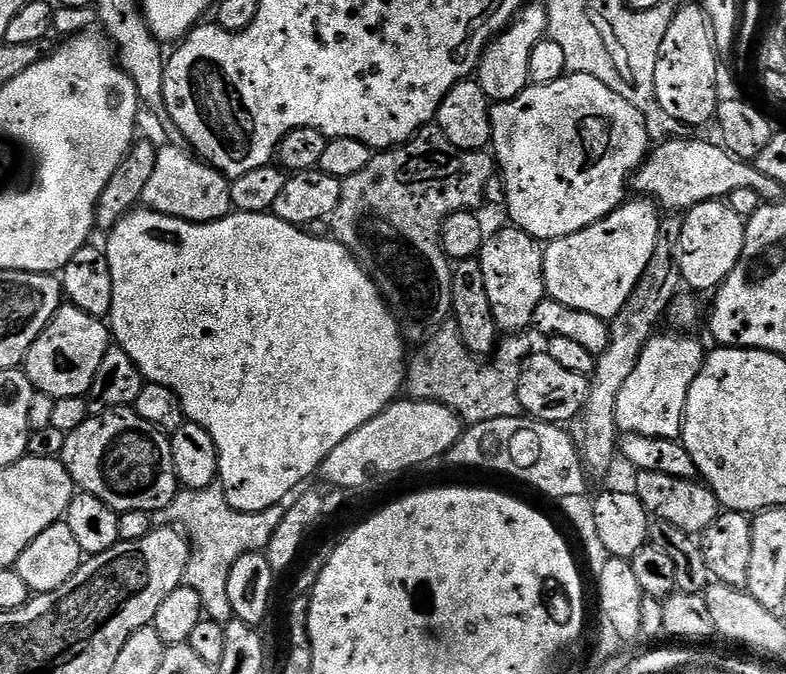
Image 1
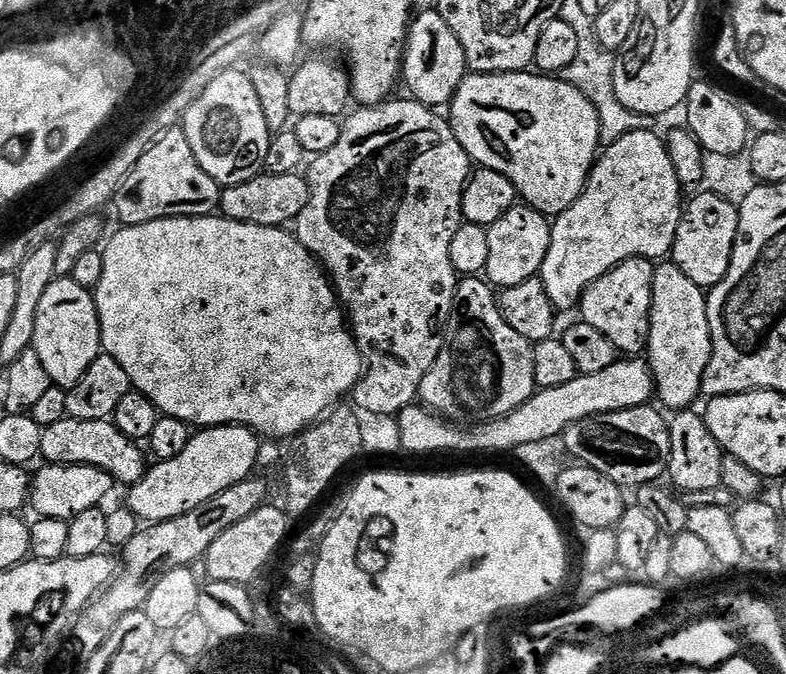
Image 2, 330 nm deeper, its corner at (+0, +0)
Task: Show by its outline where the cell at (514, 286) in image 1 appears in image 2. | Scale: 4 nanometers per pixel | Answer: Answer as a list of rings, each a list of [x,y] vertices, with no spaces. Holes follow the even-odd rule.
[[[520,202],[515,208],[506,210],[506,214],[502,214],[502,218],[498,218],[498,222],[487,229],[490,255],[486,257],[484,272],[489,284],[503,290],[539,277],[542,262],[546,262],[546,250],[550,250],[552,224],[549,217]]]

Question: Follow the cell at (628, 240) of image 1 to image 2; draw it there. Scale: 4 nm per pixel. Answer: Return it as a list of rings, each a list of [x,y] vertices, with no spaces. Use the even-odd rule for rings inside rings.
[[[641,256],[633,260],[622,262],[614,266],[602,278],[598,278],[585,290],[583,298],[578,305],[578,312],[581,312],[583,323],[594,326],[594,330],[602,330],[610,342],[614,342],[617,353],[627,354],[636,358],[648,347],[648,331],[650,330],[650,310],[652,309],[652,279],[656,273],[653,261],[643,260]]]

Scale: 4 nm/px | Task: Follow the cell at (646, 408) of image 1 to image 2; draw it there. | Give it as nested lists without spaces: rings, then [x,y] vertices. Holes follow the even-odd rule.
[[[661,263],[652,279],[652,309],[646,349],[646,363],[652,371],[655,399],[660,399],[659,403],[665,409],[691,409],[695,405],[692,403],[701,399],[700,387],[711,353],[712,339],[705,289],[694,286],[694,282],[690,282],[690,278],[686,278],[686,274],[682,274],[676,264]]]

